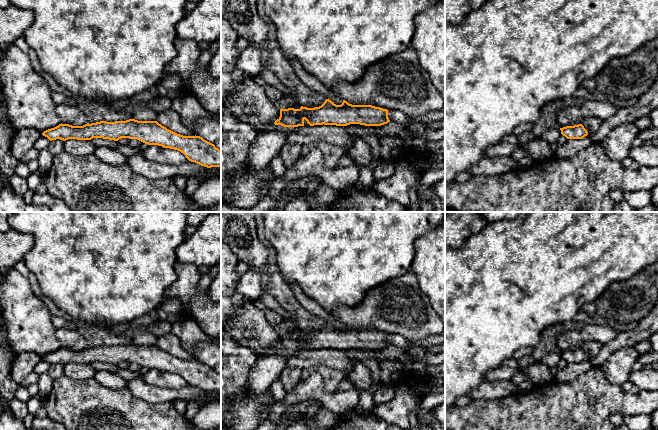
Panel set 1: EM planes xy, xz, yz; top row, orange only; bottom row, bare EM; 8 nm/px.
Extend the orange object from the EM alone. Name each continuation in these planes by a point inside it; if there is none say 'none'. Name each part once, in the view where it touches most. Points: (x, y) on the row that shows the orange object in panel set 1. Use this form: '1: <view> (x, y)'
1: xz (269, 141)

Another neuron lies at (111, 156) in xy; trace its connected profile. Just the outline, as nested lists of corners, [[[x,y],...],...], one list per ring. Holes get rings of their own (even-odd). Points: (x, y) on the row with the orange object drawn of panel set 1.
[[[105,146],[97,147],[94,155],[101,161],[111,165],[127,164],[127,157],[113,148],[108,148]]]

